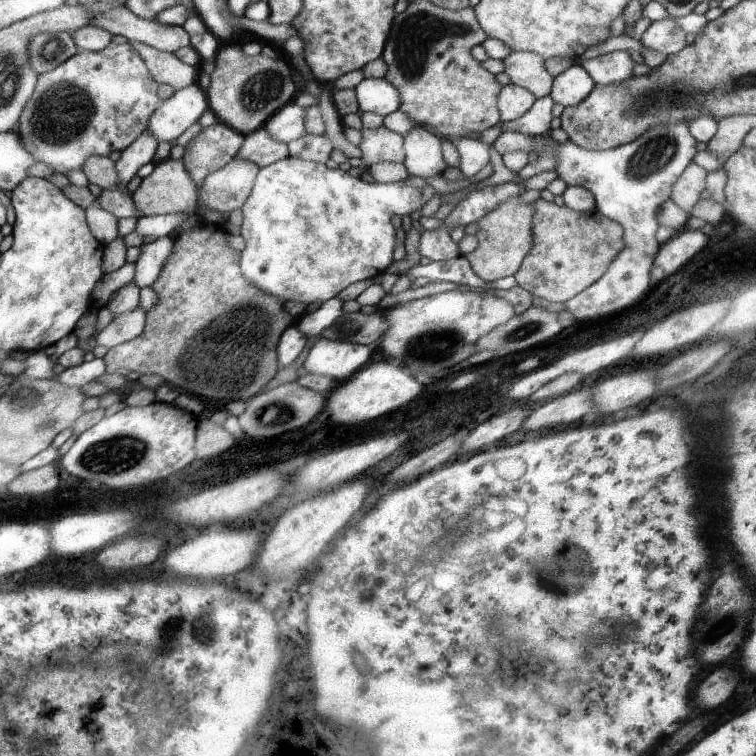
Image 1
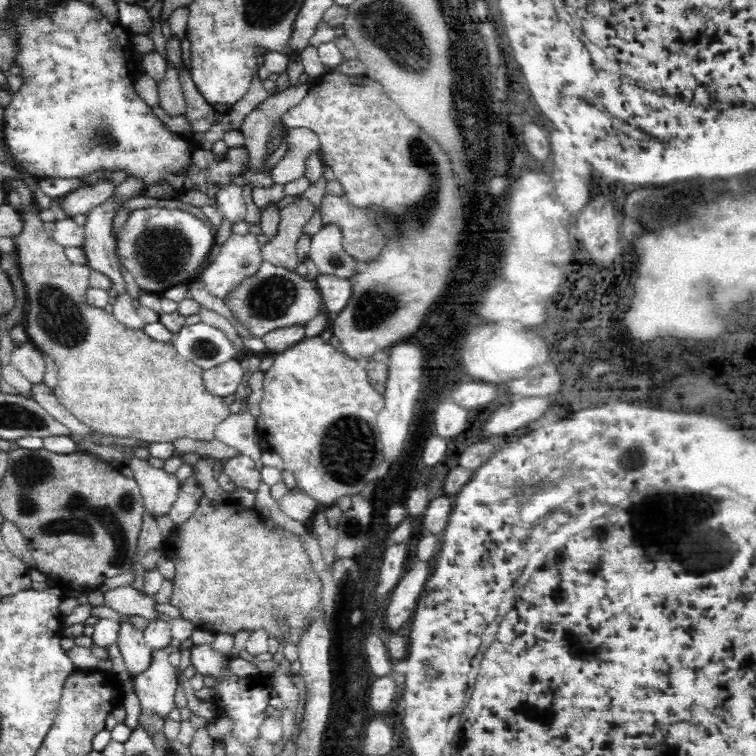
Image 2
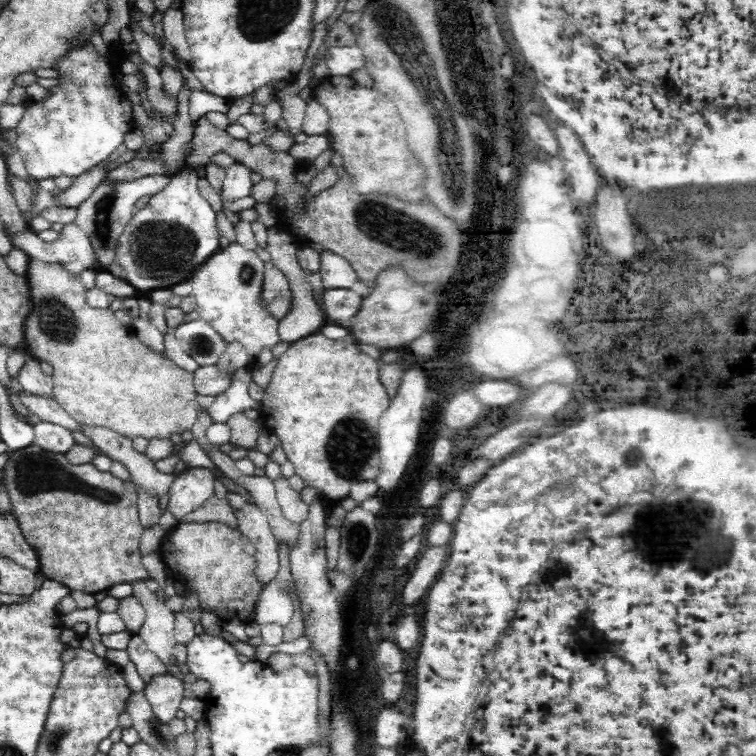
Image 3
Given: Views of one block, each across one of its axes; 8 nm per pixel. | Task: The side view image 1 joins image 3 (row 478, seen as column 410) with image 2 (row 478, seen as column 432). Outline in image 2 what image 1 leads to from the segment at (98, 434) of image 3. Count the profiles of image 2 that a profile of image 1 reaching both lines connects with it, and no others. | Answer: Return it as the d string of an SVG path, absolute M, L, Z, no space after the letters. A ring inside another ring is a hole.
M113 445L111 448L126 454L126 459L129 459L129 465L124 470L136 479L146 512L154 518L169 514L170 508L178 498L180 486L175 475L168 474L163 468L152 467L148 460L130 457L132 449L118 445Z

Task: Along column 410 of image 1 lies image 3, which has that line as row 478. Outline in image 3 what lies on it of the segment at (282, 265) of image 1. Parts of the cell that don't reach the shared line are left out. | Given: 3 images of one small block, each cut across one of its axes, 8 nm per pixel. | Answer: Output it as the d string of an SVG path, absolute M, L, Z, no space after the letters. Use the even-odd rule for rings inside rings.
M186 468L174 479L168 493L167 510L177 521L214 499L212 482L206 482L206 468Z

